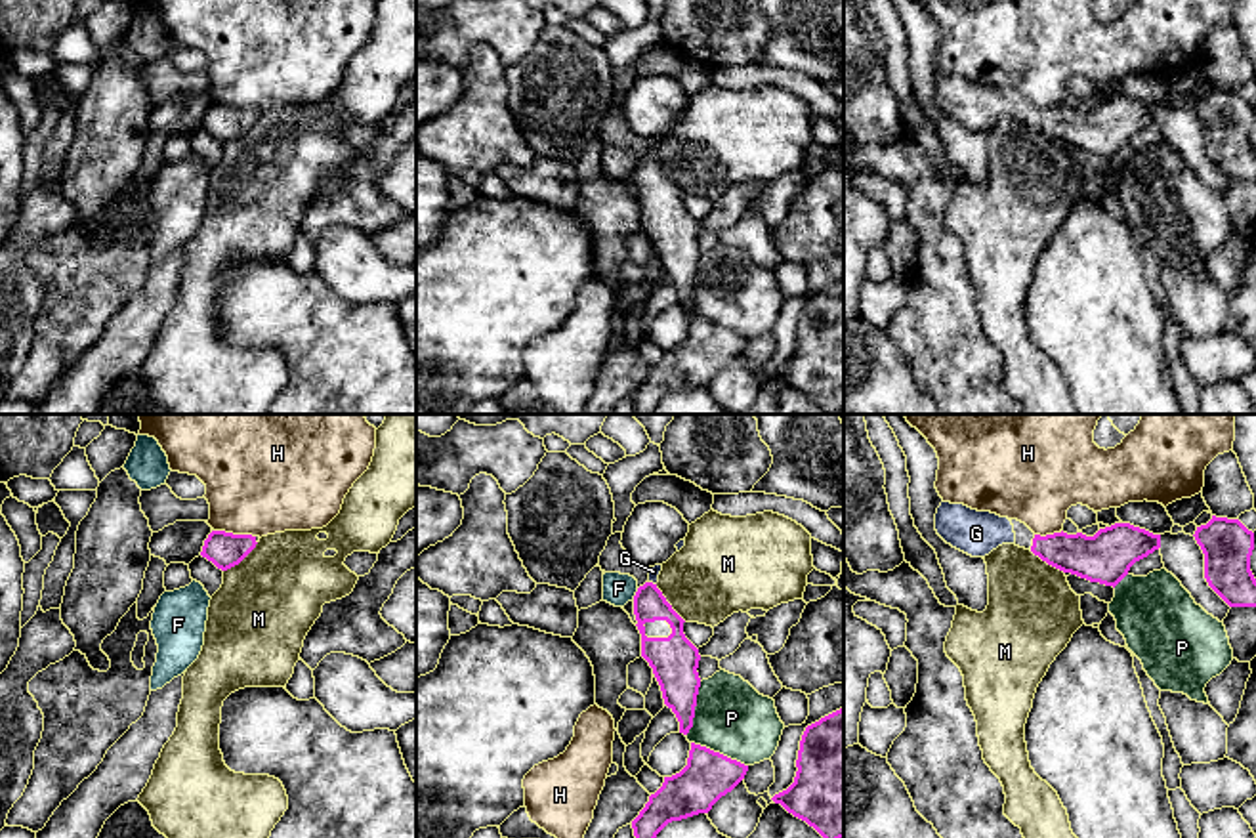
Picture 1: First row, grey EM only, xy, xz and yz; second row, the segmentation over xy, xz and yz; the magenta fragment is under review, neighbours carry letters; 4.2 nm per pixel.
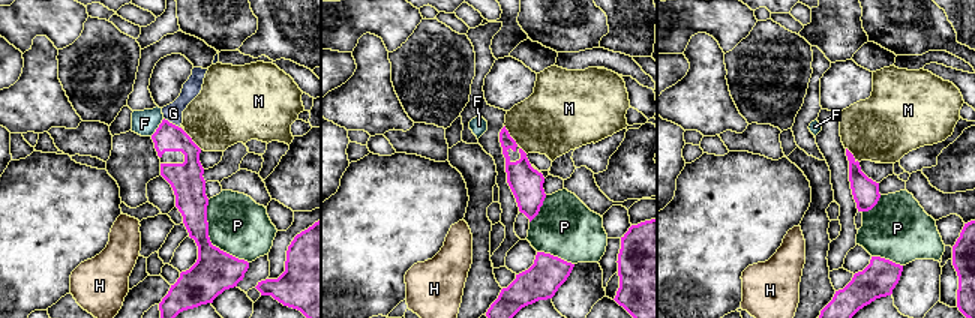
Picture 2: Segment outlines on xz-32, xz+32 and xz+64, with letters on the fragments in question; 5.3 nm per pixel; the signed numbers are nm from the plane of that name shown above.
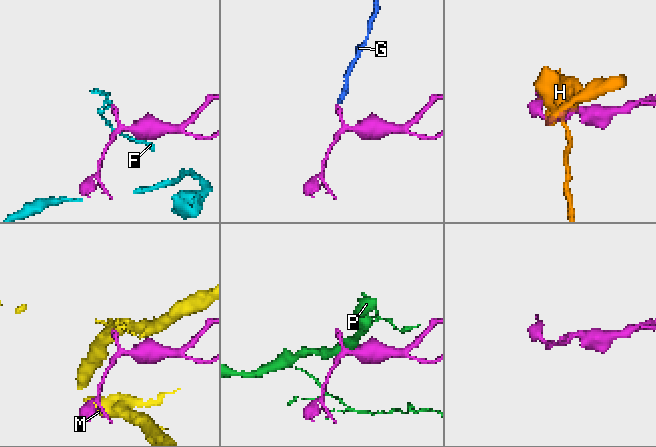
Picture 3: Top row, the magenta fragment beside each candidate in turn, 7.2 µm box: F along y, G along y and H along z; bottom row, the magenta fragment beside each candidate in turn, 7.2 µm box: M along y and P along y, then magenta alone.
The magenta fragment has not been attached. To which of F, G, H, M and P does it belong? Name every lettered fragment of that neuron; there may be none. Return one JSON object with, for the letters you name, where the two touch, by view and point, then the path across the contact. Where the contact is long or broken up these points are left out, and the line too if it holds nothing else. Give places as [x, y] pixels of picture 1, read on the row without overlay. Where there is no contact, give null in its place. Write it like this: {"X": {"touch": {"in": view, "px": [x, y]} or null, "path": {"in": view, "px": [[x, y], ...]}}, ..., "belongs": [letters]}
{"G": {"touch": {"in": "xz", "px": [651, 155]}, "path": {"in": "xz", "px": [[649, 176], [651, 155], [653, 144]]}}, "belongs": ["G"]}

